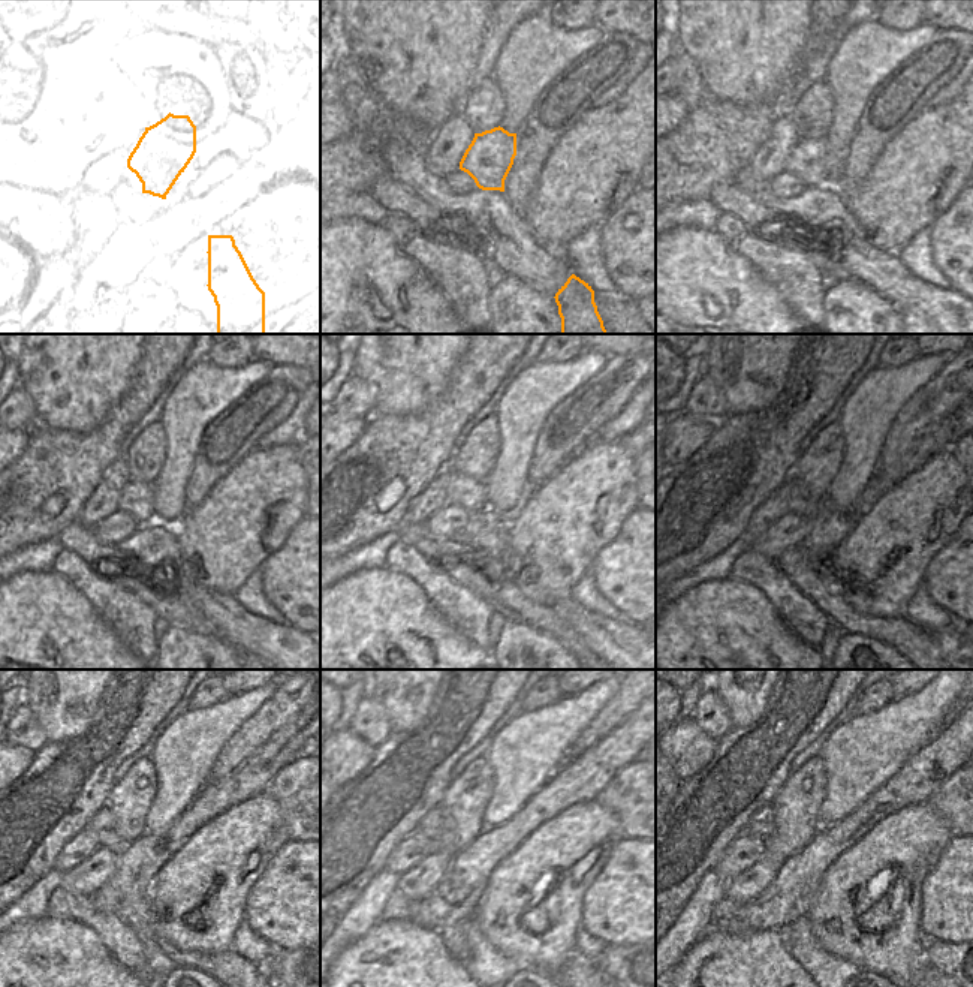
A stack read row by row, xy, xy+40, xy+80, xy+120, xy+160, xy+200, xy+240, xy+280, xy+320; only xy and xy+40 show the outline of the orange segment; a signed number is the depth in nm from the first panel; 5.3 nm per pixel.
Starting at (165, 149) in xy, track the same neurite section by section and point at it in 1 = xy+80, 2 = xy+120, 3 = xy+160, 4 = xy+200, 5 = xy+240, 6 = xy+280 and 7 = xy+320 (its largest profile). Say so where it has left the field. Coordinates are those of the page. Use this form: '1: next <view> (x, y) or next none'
1: next xy+80 (807, 159)
2: next xy+120 (135, 497)
3: next xy+160 (469, 494)
4: next xy+200 (791, 496)
5: next xy+240 (104, 822)
6: next xy+280 (434, 824)
7: next xy+320 (761, 824)

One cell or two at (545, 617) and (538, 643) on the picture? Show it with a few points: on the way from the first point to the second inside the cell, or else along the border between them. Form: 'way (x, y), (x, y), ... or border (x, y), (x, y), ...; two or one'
border (508, 622), (541, 629), (571, 652); two

